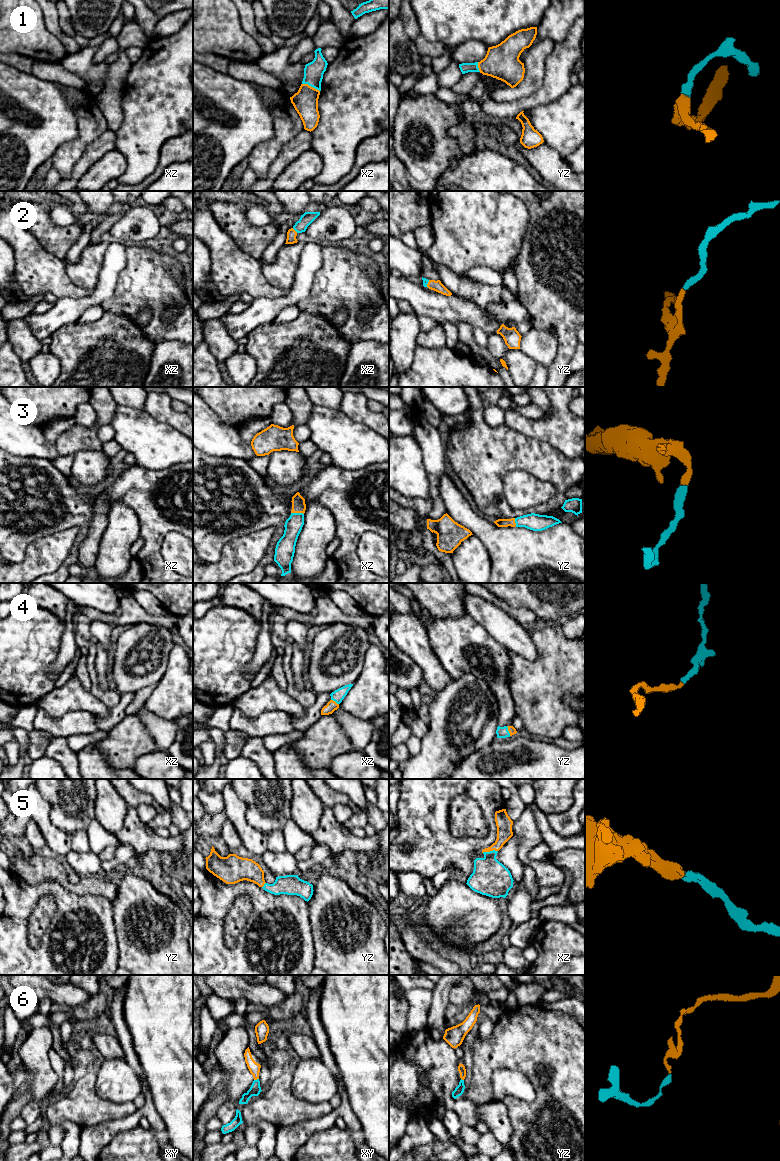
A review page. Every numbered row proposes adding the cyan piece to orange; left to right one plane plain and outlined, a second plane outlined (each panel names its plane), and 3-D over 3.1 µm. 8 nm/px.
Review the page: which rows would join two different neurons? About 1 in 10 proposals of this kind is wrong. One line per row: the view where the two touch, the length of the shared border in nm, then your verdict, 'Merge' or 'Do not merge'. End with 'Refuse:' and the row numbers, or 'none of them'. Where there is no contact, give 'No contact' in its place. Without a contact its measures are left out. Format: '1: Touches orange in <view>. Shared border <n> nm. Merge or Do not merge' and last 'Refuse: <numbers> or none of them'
1: Touches orange in xz. Shared border 160 nm. Merge
2: Touches orange in xz. Shared border 60 nm. Merge
3: Touches orange in xz. Shared border 110 nm. Merge
4: Touches orange in yz. Shared border 90 nm. Merge
5: Touches orange in xz. Shared border 130 nm. Merge
6: Touches orange in xy. Shared border 40 nm. Merge
Refuse: none of them

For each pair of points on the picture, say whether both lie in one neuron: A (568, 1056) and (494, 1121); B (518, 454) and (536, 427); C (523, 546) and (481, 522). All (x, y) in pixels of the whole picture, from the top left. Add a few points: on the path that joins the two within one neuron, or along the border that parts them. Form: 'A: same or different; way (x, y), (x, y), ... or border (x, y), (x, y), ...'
A: different; border (501, 1102), (506, 1107), (512, 1133)
B: different; border (508, 426), (527, 436), (545, 441), (551, 446)
C: same; way (513, 546), (504, 545), (491, 532)

